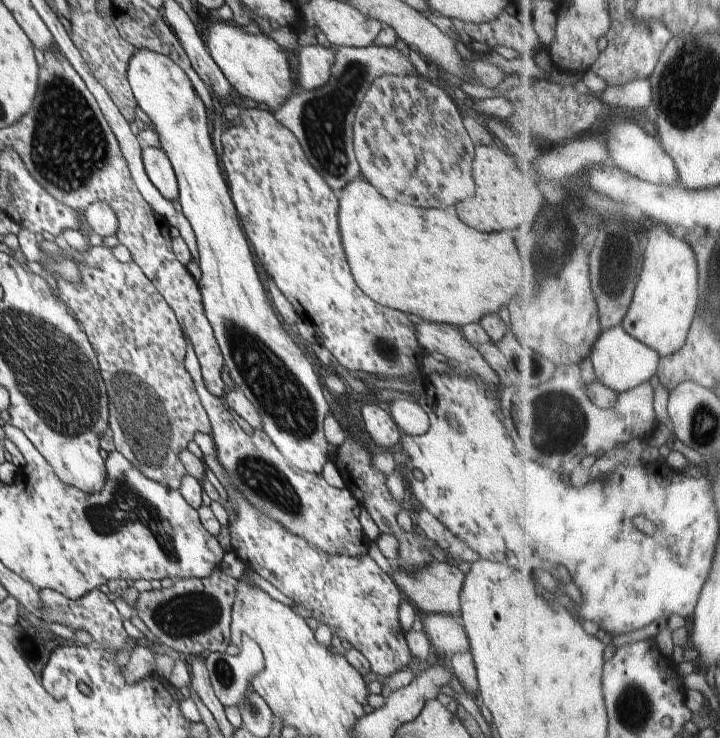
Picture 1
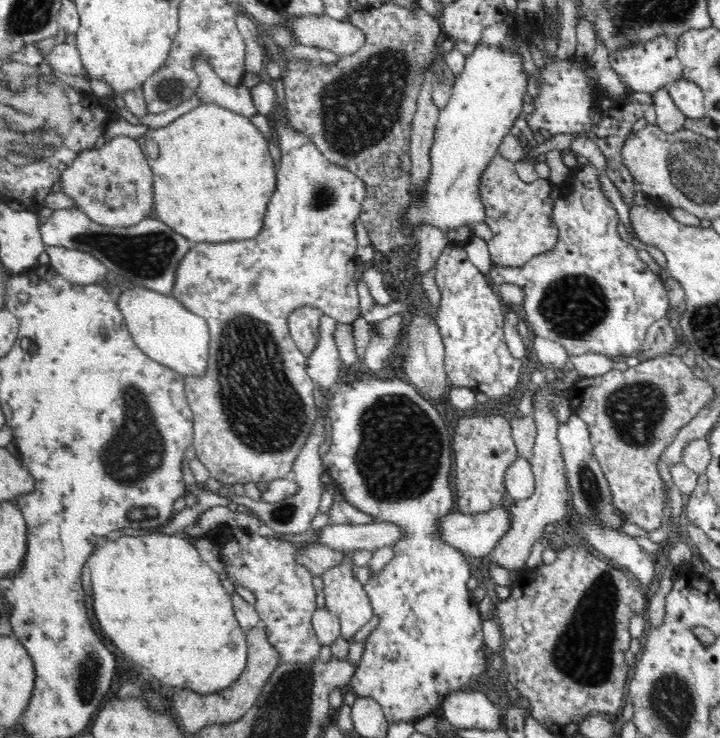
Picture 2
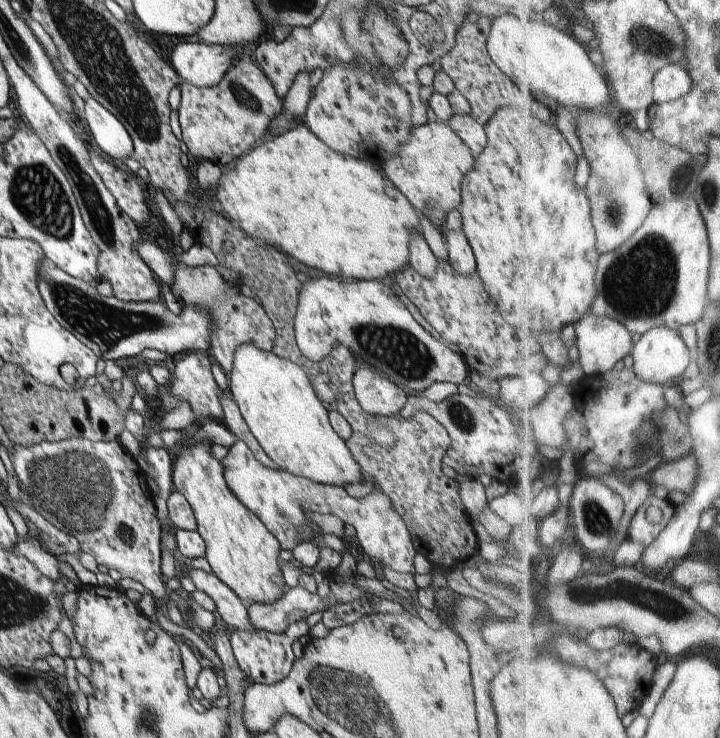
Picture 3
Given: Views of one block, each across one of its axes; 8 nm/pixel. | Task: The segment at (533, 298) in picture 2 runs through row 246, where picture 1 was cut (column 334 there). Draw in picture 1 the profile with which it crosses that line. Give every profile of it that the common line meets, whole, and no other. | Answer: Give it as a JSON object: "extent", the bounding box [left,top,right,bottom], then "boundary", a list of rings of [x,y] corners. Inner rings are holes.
{"extent":[194,434,412,678],"boundary":[[[194,434],[200,447],[205,467],[210,469],[232,498],[236,519],[228,526],[232,537],[232,557],[240,558],[248,569],[267,580],[283,595],[298,602],[306,615],[314,616],[318,623],[328,626],[332,634],[346,640],[367,659],[371,671],[378,678],[390,676],[407,667],[412,652],[406,641],[406,632],[399,620],[399,607],[405,600],[393,578],[381,570],[369,554],[350,557],[326,554],[304,538],[288,532],[276,520],[258,512],[234,490],[230,478],[218,464],[218,454],[212,436]]]}

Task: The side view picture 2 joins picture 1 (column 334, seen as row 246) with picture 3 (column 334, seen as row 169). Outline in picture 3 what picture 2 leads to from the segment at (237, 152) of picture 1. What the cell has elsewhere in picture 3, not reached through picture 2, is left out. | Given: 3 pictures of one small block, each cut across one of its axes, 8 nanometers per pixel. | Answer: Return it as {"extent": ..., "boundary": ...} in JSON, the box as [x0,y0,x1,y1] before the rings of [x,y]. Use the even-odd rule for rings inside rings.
{"extent":[294,276,470,392],"boundary":[[[320,276],[319,278],[309,278],[303,283],[301,292],[299,294],[299,305],[296,311],[296,322],[294,322],[294,328],[296,328],[296,342],[298,342],[298,348],[300,352],[310,358],[310,360],[322,360],[324,356],[330,354],[336,346],[344,345],[347,346],[352,354],[363,360],[364,362],[372,365],[375,369],[378,369],[382,374],[385,374],[389,379],[394,381],[394,384],[401,386],[403,389],[414,390],[414,392],[422,392],[426,390],[431,384],[435,382],[451,382],[452,384],[459,385],[466,380],[466,376],[470,370],[466,369],[464,365],[463,358],[461,355],[454,350],[449,344],[444,340],[438,340],[434,338],[432,334],[427,332],[415,319],[412,314],[406,308],[406,305],[396,296],[396,294],[390,289],[388,281],[381,280],[354,280],[354,282],[343,282],[337,281],[334,278],[327,278],[326,276]]]}

